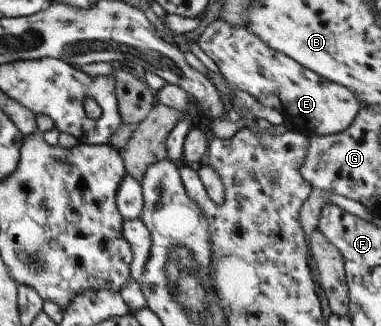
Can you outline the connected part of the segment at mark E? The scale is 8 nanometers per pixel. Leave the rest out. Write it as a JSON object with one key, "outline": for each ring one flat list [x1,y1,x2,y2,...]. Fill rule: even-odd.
{"outline":[[218,19,201,34,198,46,214,60,228,82,246,91,264,106,280,111,296,125,298,133,308,138,337,134,348,129,362,109,348,87,338,85,303,67,292,57,268,47,246,28,234,28]]}

